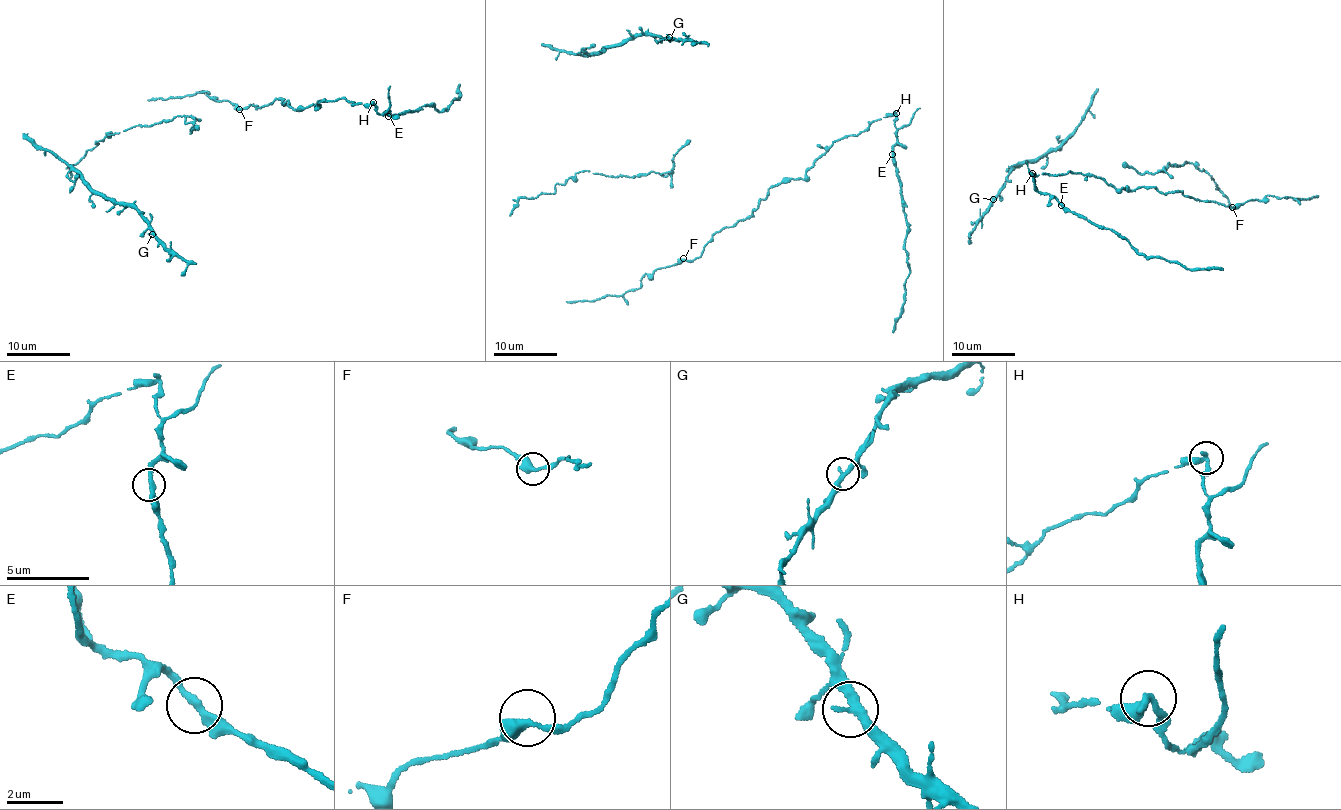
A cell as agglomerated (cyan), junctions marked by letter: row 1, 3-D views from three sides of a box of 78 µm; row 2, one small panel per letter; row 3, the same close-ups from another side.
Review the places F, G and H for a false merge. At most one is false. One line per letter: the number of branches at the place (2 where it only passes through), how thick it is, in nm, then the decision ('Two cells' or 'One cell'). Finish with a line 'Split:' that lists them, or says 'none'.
F: Branches: 2. Thickness 360 nm. One cell
G: Branches: 2. Thickness 320 nm. One cell
H: Branches: 2. Thickness 320 nm. Two cells
Split: H

